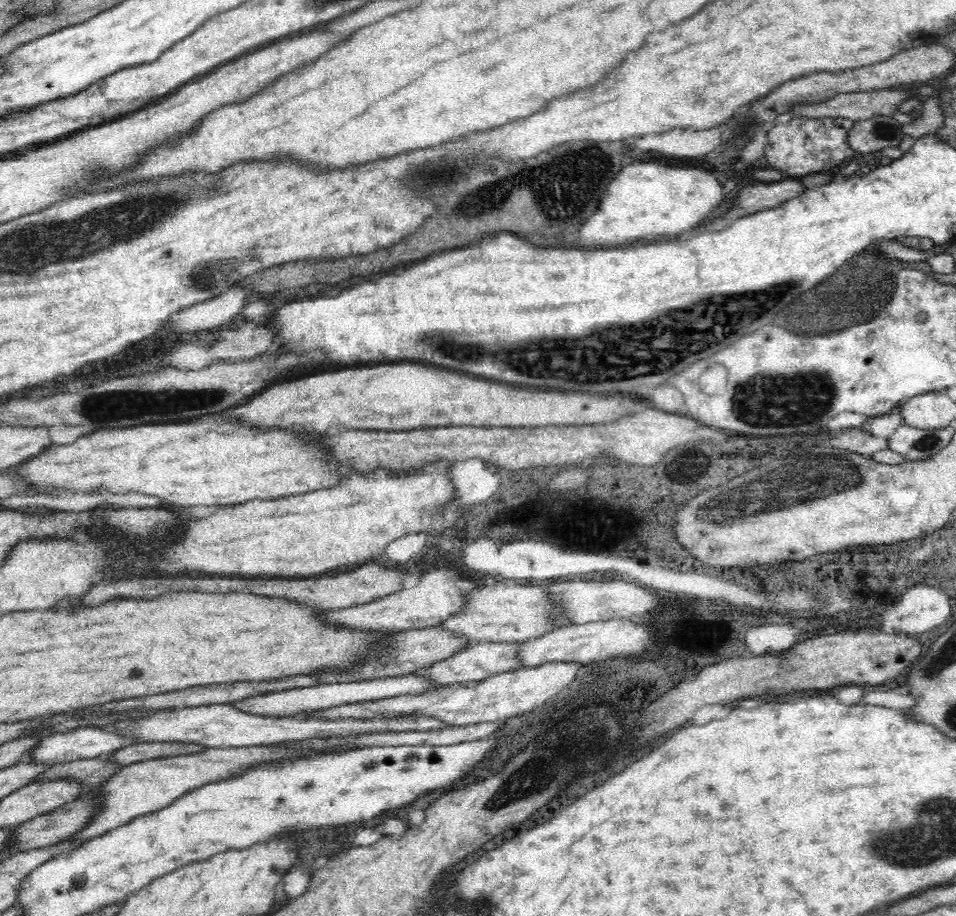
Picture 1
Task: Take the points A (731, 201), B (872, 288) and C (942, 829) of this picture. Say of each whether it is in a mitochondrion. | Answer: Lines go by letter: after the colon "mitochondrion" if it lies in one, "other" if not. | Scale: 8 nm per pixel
A: other
B: mitochondrion
C: mitochondrion

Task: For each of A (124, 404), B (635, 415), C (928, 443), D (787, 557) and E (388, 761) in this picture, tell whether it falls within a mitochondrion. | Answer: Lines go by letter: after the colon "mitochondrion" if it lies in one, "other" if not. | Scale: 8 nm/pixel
A: mitochondrion
B: other
C: mitochondrion
D: other
E: other

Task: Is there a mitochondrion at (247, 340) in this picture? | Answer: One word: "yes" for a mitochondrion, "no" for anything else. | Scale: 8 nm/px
no

